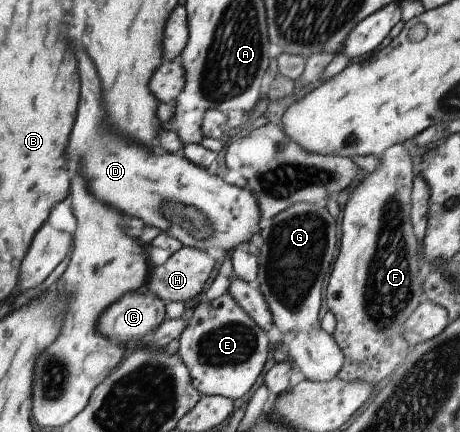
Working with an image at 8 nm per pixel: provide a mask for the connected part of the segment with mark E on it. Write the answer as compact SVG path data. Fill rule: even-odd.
M231 292L211 301L199 302L179 343L180 356L189 366L194 386L202 395L225 396L233 401L251 391L271 353L267 330L245 311Z

